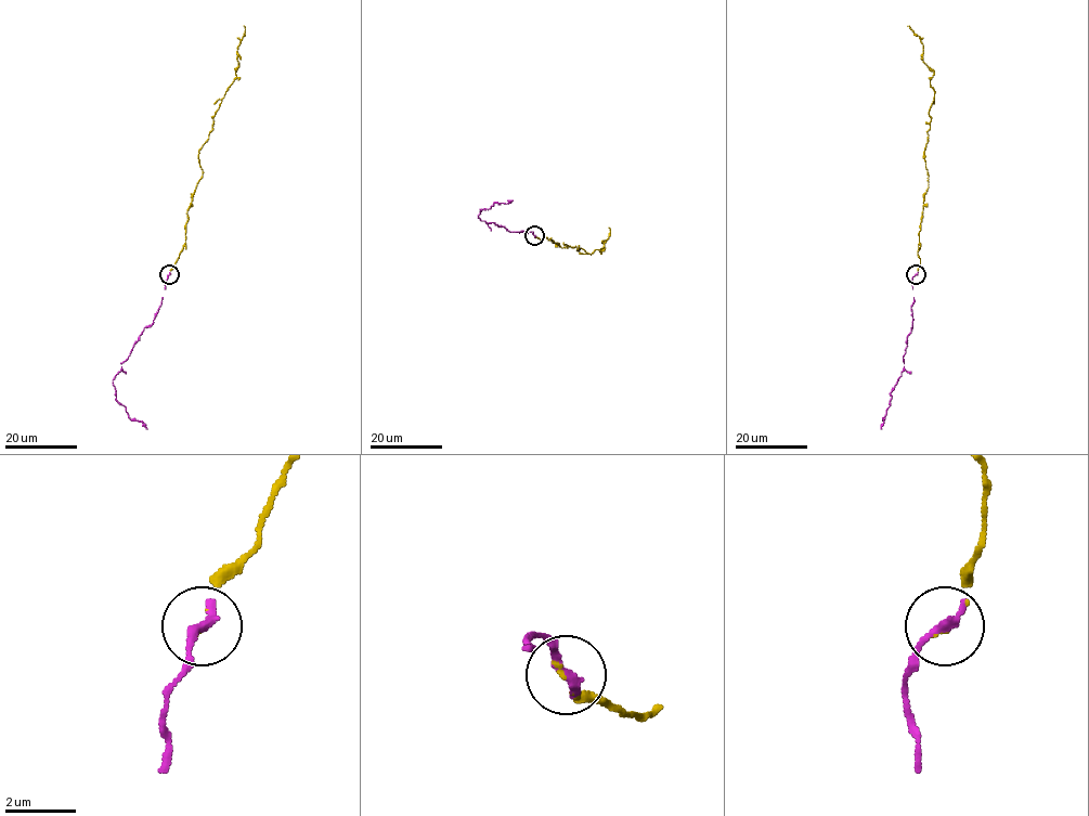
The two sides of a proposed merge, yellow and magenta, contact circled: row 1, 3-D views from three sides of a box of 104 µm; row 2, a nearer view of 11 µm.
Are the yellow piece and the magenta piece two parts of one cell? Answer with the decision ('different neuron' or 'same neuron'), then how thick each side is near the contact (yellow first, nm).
same neuron; 70 nm thick on the yellow side, 320 nm on the other

